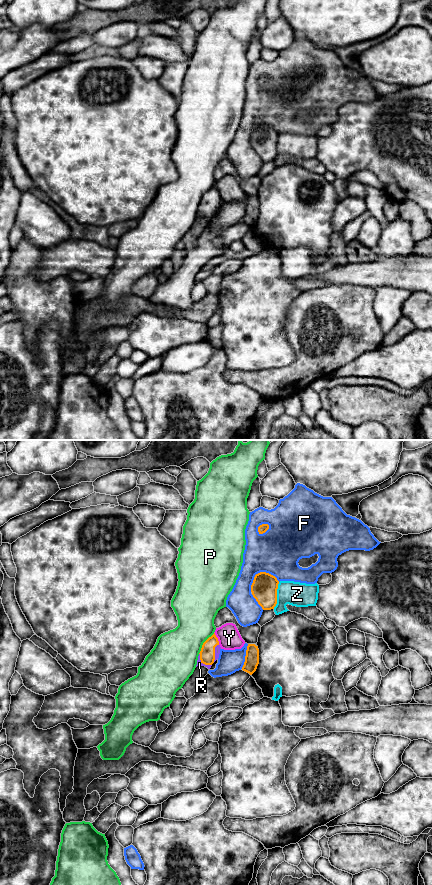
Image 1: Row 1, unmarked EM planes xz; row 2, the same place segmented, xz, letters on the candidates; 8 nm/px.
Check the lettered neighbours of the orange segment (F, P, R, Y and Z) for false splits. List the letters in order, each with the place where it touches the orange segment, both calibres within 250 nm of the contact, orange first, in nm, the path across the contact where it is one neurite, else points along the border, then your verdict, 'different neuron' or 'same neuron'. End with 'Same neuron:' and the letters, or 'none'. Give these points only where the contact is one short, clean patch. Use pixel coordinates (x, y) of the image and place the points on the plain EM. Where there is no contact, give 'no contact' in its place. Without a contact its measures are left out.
F: xz (260, 124) | 200/360 nm | different neuron
P: xz (203, 195) | 130/360 nm | different neuron
R: xz (202, 214) | 130/40 nm | same neuron
Y: xz (217, 190) | 130/180 nm | different neuron
Z: xz (276, 147) | 200/190 nm | different neuron
Same neuron: R

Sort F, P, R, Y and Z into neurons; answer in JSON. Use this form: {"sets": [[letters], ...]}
{"sets": [["F"], ["P"], ["R"], ["Y"], ["Z"]]}

